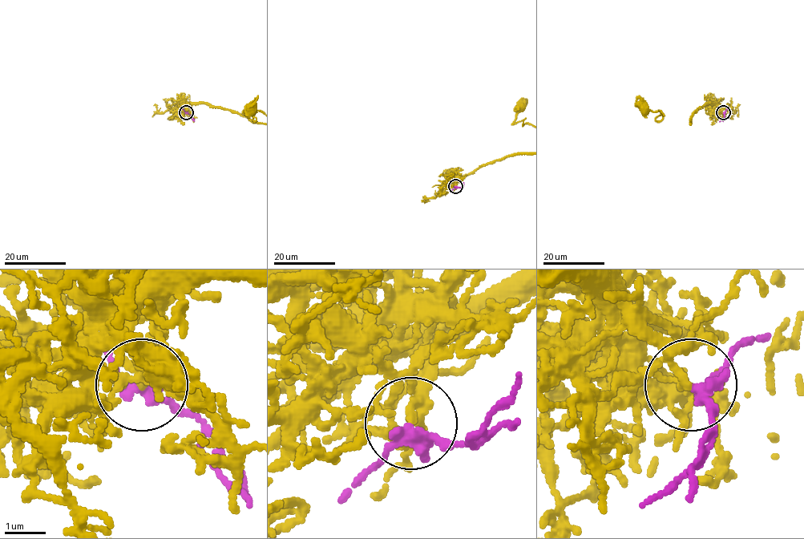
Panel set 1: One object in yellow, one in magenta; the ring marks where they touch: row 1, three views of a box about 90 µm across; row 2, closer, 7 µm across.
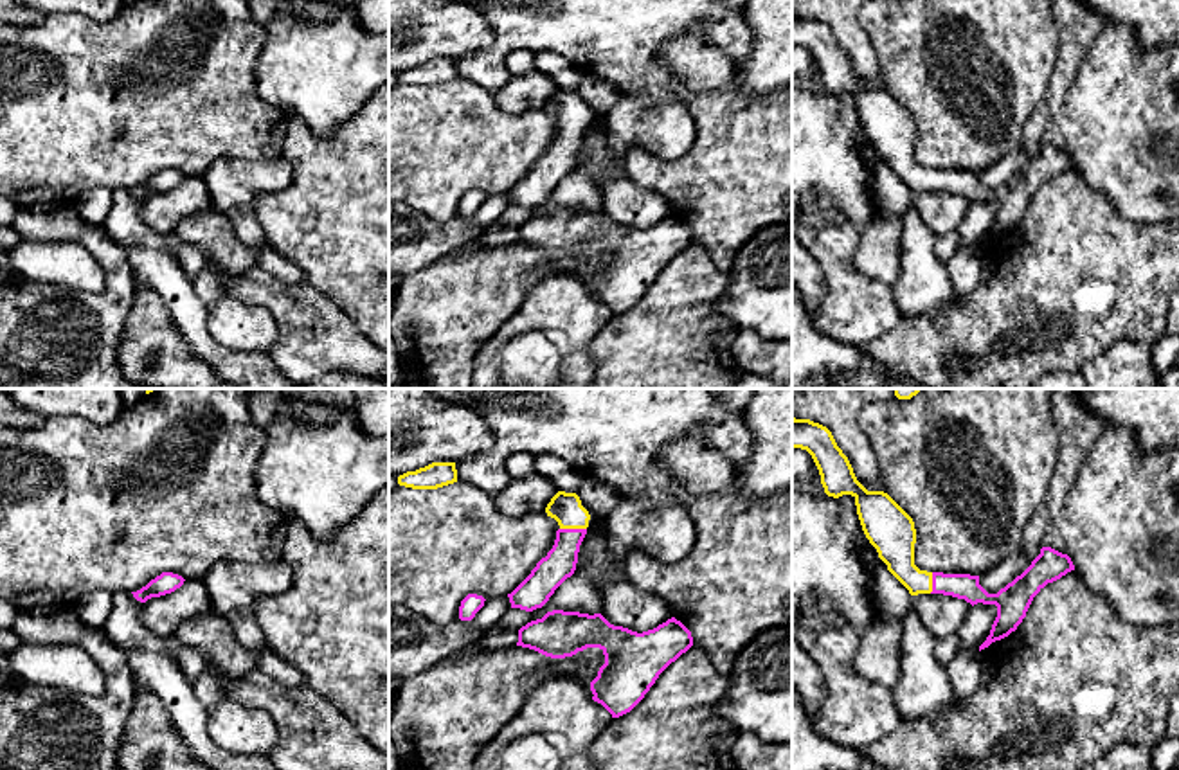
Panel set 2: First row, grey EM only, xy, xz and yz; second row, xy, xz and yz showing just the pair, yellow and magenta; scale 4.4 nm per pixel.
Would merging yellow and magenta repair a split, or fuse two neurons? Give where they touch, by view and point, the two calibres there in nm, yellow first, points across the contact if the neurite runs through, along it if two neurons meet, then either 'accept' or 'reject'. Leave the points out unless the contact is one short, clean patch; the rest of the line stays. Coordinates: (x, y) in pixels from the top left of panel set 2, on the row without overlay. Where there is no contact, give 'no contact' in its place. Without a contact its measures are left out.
meets yellow in xz at (573, 125); 140 nm thick on the yellow side, 140 nm on the other; runs through xz (566, 105), (573, 116), (573, 125), (560, 159); accept

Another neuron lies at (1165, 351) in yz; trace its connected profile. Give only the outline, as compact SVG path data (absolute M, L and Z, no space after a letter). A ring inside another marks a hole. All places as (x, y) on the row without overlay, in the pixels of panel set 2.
M1163 335L1156 344L1152 344L1152 367L1157 374L1165 374L1179 360L1179 338L1172 335Z

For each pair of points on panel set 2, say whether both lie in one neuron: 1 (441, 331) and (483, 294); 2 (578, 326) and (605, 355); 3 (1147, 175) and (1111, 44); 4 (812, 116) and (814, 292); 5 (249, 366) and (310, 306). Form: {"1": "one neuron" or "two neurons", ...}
{"1": "one neuron", "2": "two neurons", "3": "one neuron", "4": "two neurons", "5": "two neurons"}

